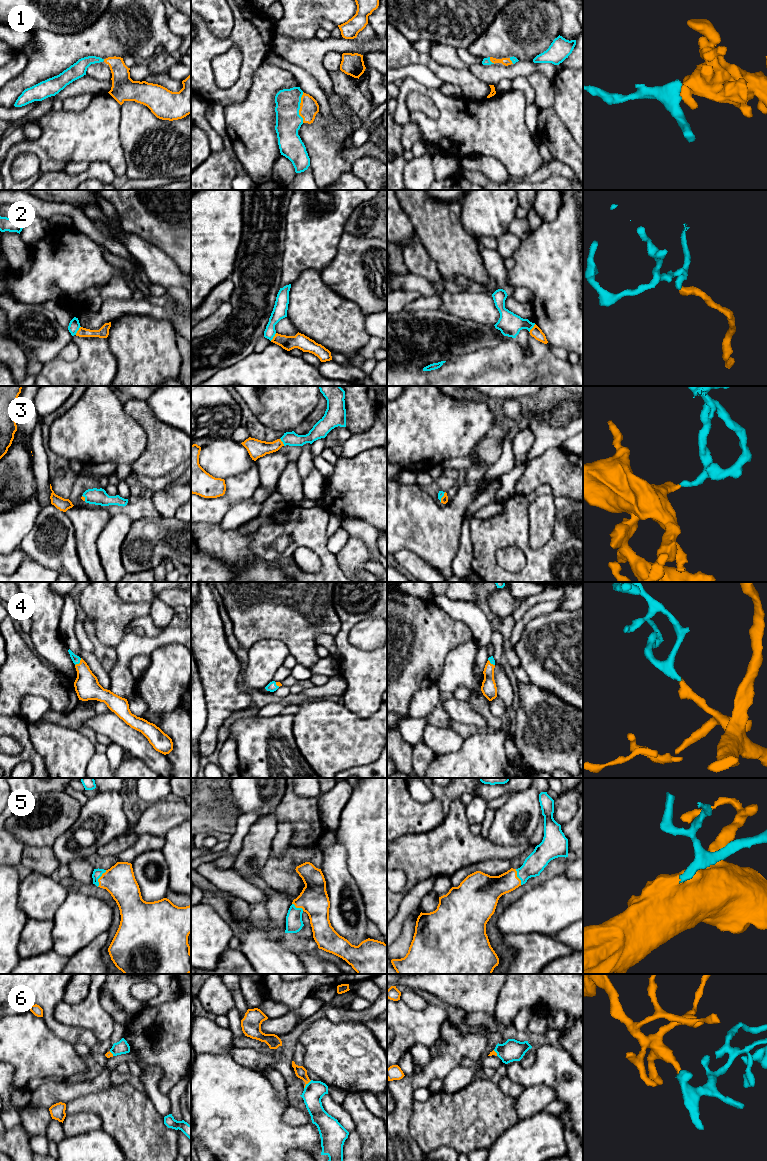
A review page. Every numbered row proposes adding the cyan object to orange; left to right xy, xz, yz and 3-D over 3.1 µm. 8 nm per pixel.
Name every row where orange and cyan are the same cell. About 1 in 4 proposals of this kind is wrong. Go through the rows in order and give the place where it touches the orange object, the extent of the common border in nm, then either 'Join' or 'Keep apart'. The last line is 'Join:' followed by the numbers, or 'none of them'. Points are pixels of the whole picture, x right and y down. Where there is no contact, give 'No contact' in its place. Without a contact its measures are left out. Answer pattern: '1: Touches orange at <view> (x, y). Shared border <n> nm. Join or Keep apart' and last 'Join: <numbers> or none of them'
1: Touches orange at xz (301, 98). Shared border 110 nm. Join
2: Touches orange at xy (78, 330). Shared border 80 nm. Keep apart
3: Touches orange at xz (282, 442). Shared border 70 nm. Join
4: Touches orange at xy (80, 662). Shared border 80 nm. Join
5: Touches orange at xy (99, 878). Shared border 150 nm. Join
6: Touches orange at xz (307, 1083). Shared border 90 nm. Join
Join: 1, 3, 4, 5, 6

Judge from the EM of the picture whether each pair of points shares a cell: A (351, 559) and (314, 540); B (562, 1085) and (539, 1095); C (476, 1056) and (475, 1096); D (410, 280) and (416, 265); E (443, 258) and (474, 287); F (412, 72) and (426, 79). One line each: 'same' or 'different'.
A: different
B: different
C: different
D: different
E: different
F: same

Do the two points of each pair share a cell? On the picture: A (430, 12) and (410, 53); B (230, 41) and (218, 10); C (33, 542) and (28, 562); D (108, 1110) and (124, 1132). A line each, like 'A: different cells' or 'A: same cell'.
A: different cells
B: different cells
C: different cells
D: same cell

